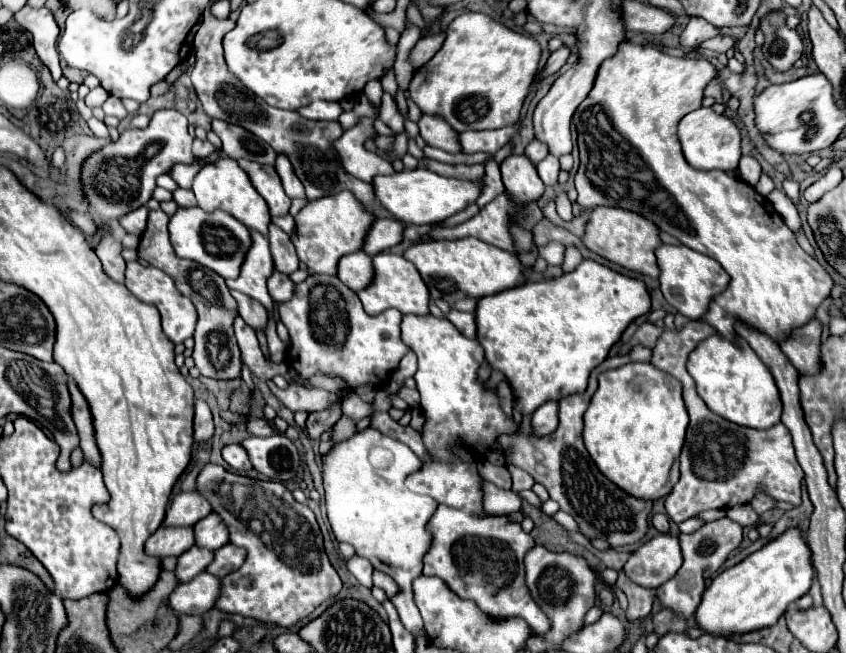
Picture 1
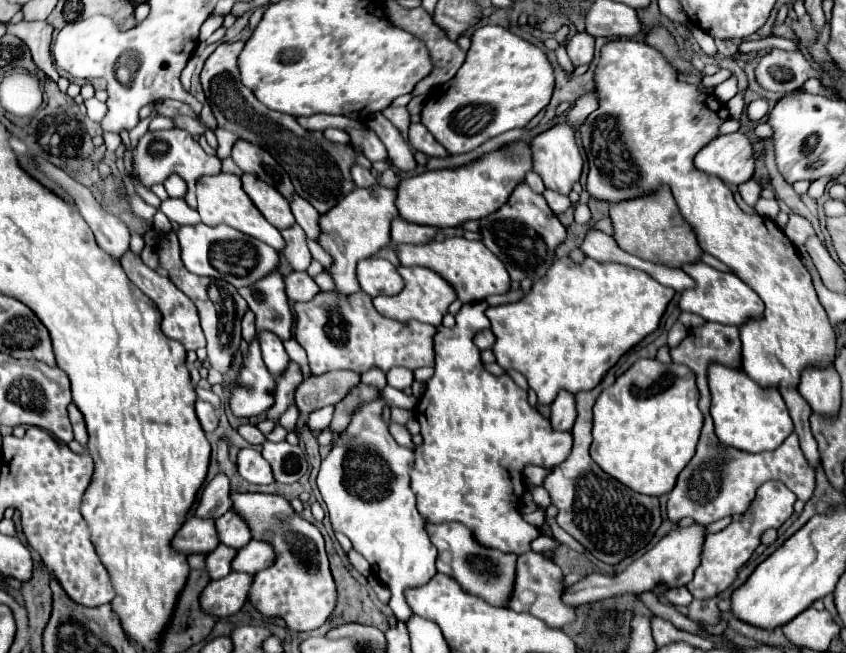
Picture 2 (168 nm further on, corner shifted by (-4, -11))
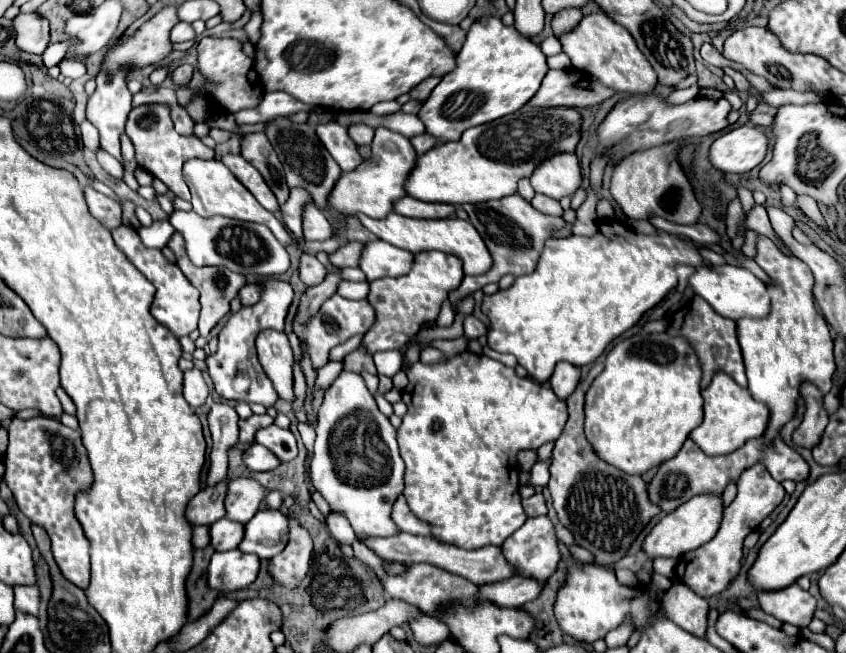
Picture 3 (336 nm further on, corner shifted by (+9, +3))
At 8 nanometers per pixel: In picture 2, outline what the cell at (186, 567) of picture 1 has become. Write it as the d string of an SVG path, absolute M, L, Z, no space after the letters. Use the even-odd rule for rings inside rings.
M218 544L216 550L212 550L206 556L206 572L208 572L210 580L220 580L230 574L230 562L232 562L234 554L236 554L236 550L230 550L228 546Z

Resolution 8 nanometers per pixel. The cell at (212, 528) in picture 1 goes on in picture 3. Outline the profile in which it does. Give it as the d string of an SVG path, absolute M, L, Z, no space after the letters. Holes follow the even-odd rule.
M235 478L229 484L225 498L227 518L247 524L265 500L265 488L253 478Z

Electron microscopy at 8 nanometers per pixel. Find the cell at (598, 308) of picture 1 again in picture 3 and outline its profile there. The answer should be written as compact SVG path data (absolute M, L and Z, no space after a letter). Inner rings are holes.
M615 218L601 222L595 236L549 238L533 274L519 276L507 290L485 296L481 312L491 320L489 346L513 354L537 382L547 382L557 362L591 364L607 344L629 330L675 286L675 266L703 266L699 248L669 232L639 234Z

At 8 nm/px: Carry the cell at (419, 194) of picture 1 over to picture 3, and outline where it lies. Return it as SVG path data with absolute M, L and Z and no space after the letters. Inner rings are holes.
M533 108L497 118L463 132L459 142L443 142L419 156L415 172L407 178L407 194L425 202L477 204L517 192L517 182L529 178L547 158L563 152L575 154L581 140L581 114L575 108Z

